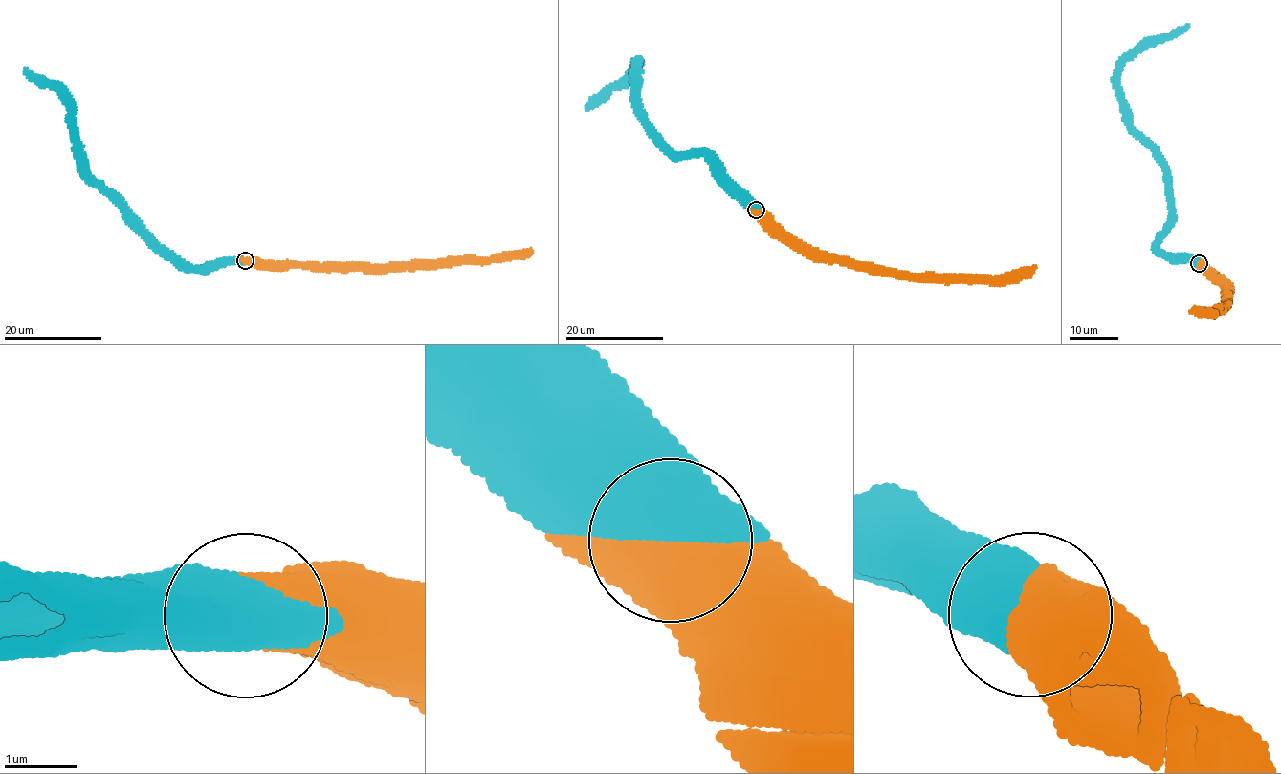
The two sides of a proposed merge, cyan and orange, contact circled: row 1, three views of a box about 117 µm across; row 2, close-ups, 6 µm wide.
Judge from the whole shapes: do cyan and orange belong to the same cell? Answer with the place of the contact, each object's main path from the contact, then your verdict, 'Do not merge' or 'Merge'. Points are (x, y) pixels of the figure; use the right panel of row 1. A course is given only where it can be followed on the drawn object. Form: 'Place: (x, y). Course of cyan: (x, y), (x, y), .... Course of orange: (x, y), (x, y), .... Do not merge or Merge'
Place: (1199, 263). Course of cyan: (1198, 263), (1158, 245), (1171, 212), (1168, 176), (1132, 126), (1119, 87), (1121, 66), (1147, 43), (1189, 26). Course of orange: (1199, 263), (1225, 288), (1223, 296), (1227, 298), (1223, 306), (1206, 316), (1192, 308). Merge

